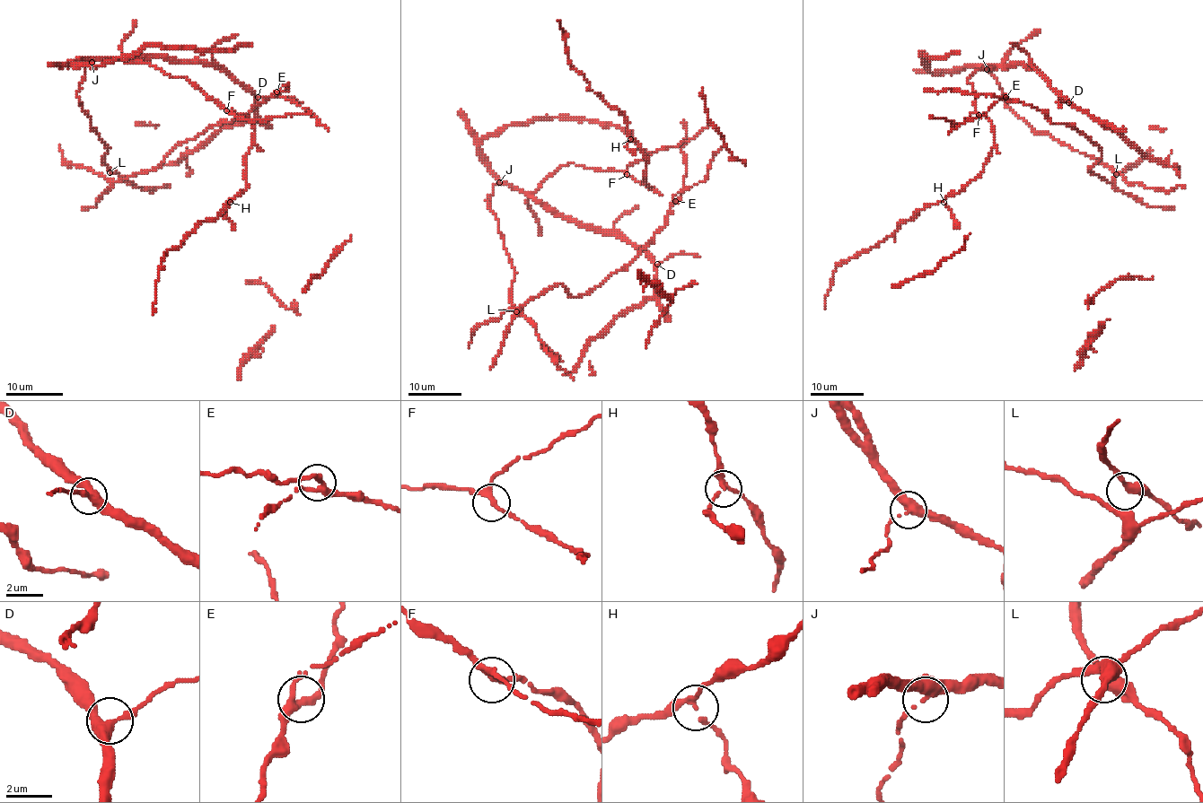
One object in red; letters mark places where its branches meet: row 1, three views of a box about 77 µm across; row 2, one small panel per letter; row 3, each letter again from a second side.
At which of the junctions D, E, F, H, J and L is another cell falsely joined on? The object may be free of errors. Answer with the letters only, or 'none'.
none

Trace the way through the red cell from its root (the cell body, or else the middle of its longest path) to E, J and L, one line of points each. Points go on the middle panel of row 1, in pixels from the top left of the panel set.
E: (546, 209), (504, 184), (486, 200), (515, 271), (516, 311), (558, 284), (578, 298), (624, 269), (675, 201)
J: (546, 209), (524, 193), (499, 182)
L: (546, 209), (504, 184), (496, 184), (486, 200), (515, 271), (511, 303), (516, 311)

